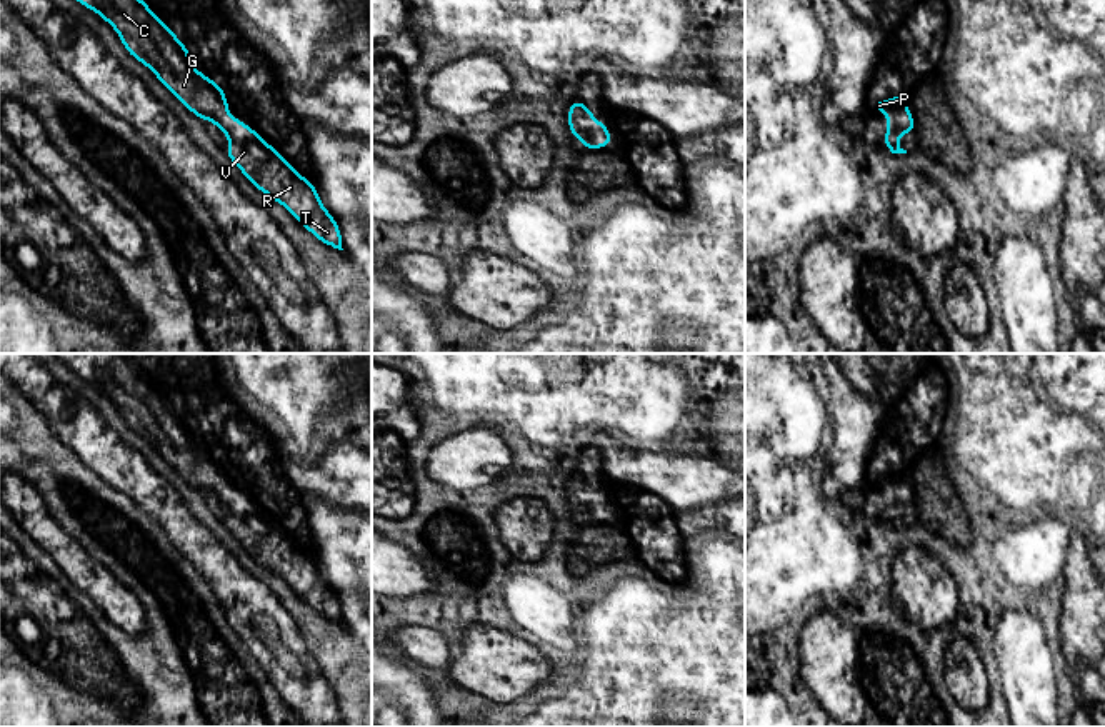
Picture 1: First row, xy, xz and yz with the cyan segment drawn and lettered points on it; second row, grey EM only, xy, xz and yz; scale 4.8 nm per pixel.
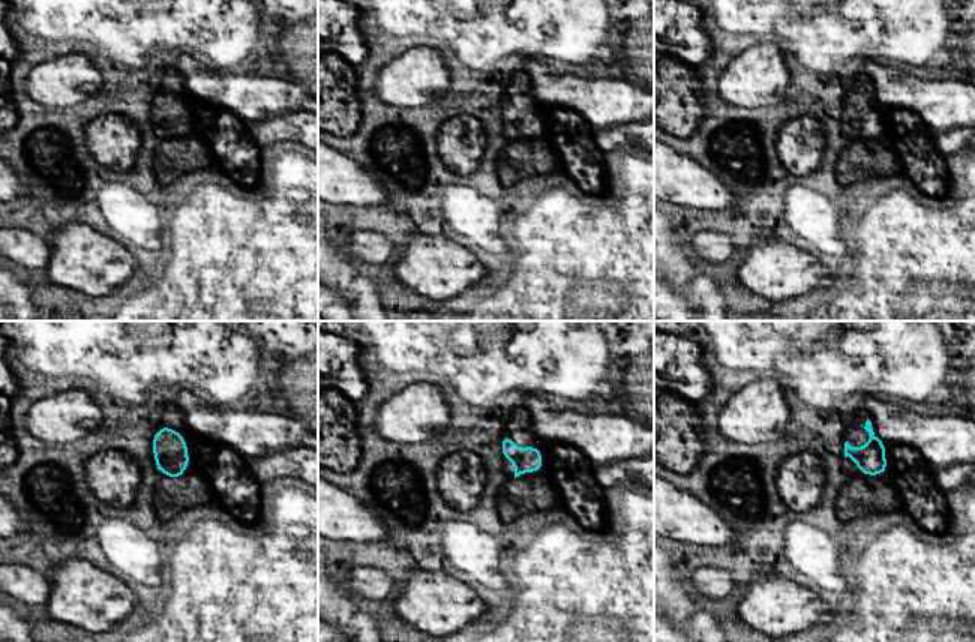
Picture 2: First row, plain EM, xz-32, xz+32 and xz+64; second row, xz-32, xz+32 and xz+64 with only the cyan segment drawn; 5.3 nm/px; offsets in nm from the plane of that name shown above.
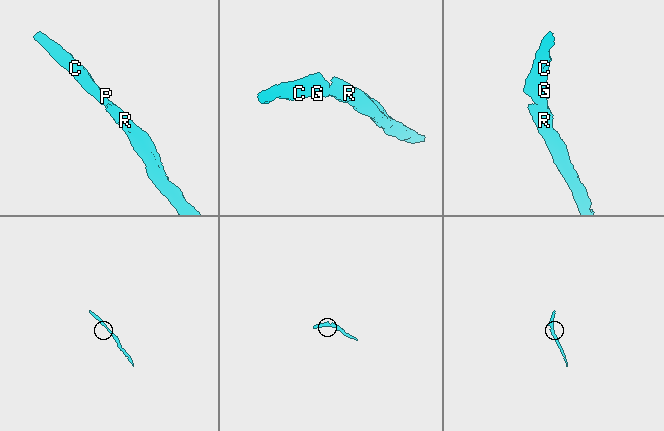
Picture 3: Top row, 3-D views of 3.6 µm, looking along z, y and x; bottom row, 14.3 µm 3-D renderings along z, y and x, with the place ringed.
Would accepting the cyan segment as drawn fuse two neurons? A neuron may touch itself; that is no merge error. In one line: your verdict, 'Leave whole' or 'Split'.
Leave whole

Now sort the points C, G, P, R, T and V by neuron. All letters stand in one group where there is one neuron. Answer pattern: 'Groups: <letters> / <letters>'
Groups: C G P R T V

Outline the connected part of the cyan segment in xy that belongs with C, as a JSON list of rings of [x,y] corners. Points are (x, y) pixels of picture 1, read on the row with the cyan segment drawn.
[[[100,0],[77,2],[110,23],[127,52],[148,67],[193,115],[213,122],[228,137],[225,153],[260,192],[282,203],[320,242],[343,250],[338,223],[313,183],[253,128],[228,113],[223,88],[195,68],[188,48],[143,0],[108,0],[108,5]]]

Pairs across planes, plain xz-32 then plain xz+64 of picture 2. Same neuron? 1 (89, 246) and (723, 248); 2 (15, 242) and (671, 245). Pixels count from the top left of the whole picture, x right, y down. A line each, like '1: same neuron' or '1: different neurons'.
1: different neurons
2: different neurons

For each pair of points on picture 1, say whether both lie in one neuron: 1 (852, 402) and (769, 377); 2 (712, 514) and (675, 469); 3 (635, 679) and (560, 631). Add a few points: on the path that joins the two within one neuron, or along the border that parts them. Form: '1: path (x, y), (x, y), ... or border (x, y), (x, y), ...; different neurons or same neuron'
1: border (825, 404), (829, 436); different neurons
2: border (727, 497), (675, 512); different neurons
3: border (577, 647), (567, 652); different neurons

